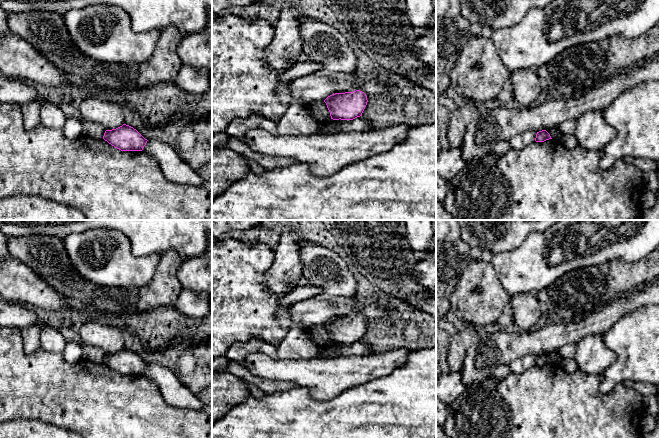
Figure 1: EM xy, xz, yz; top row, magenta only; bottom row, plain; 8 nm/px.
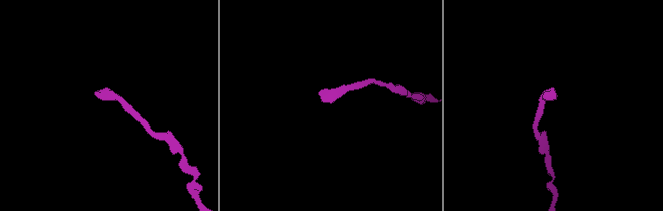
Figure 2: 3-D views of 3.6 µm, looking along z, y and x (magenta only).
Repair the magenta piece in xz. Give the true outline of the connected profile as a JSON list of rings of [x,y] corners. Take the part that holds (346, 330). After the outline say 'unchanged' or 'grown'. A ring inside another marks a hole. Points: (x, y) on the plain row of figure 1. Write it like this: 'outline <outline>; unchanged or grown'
outline [[[364,316],[335,317],[328,320],[324,326],[333,344],[353,344],[362,340],[367,329],[367,320]]]; unchanged

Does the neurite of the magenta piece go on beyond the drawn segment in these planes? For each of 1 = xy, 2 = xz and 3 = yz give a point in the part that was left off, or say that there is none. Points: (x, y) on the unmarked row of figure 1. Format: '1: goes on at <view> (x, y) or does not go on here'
1: does not go on here
2: does not go on here
3: does not go on here

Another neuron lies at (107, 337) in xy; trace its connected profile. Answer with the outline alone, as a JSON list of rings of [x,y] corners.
[[[85,322],[78,333],[83,343],[98,347],[106,354],[116,353],[124,348],[123,336],[114,325],[104,322]]]

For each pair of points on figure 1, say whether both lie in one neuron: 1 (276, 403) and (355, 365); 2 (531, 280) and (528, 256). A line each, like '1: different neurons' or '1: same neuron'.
1: different neurons
2: same neuron

